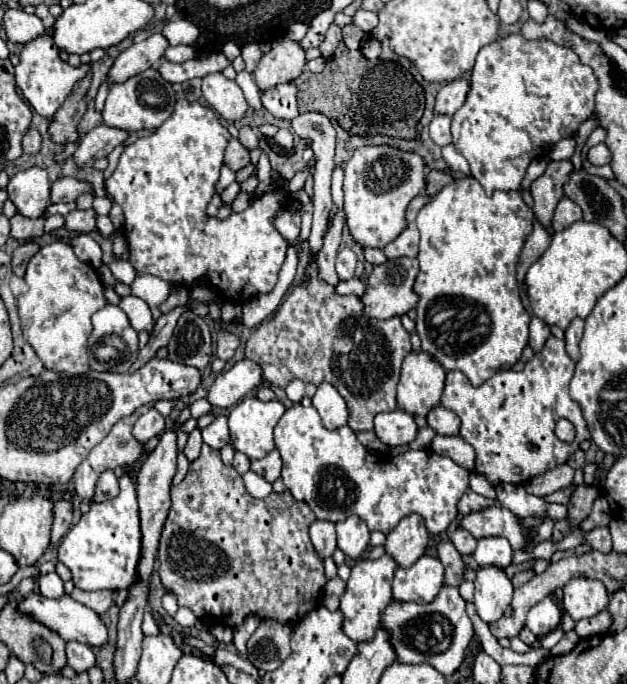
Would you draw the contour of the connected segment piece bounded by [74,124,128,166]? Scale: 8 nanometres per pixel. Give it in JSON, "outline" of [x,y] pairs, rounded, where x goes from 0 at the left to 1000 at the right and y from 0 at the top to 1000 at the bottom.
{"outline":[[[153,184],[137,199],[128,202],[128,211],[118,222],[118,234],[124,243],[147,243],[156,231],[169,231],[188,211],[204,202],[201,190],[179,184]]]}

